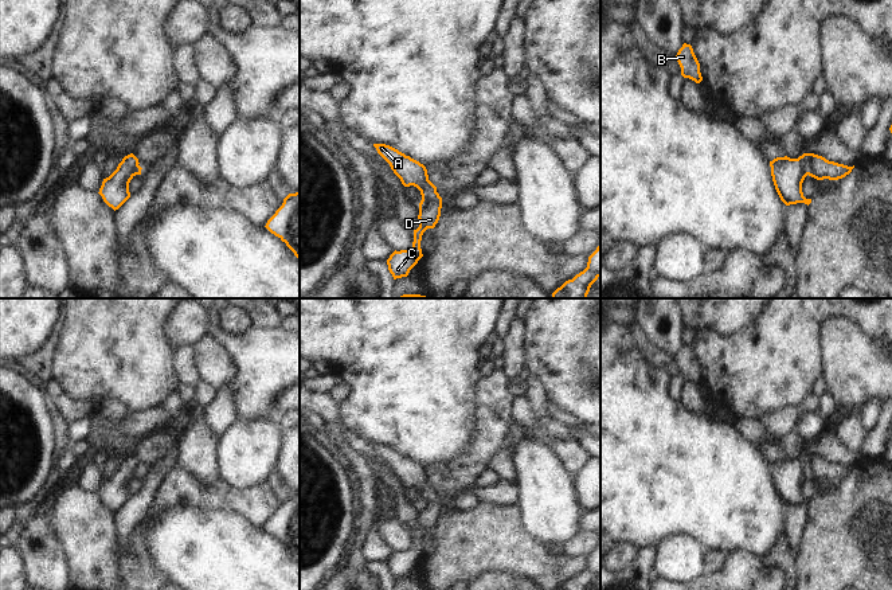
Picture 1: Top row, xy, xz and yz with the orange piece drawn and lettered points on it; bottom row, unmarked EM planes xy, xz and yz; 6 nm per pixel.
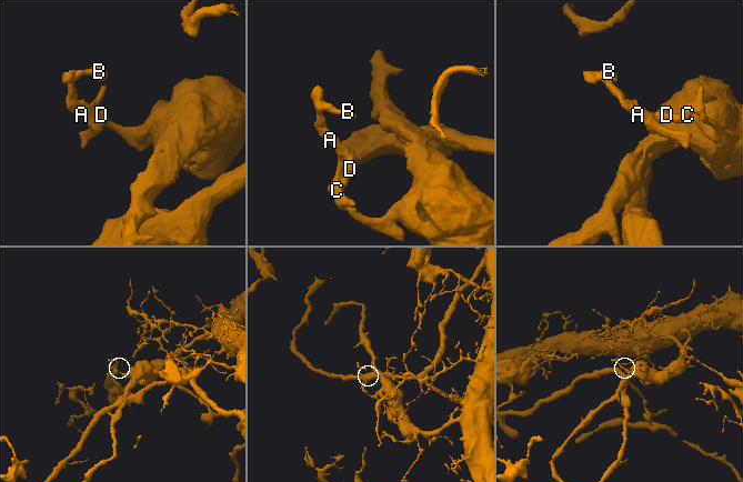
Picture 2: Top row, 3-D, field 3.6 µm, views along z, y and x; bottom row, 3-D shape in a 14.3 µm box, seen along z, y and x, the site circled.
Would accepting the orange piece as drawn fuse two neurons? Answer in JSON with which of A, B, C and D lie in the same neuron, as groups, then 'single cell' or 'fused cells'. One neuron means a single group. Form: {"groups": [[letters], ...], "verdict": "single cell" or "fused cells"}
{"groups": [["A", "B", "C", "D"]], "verdict": "single cell"}

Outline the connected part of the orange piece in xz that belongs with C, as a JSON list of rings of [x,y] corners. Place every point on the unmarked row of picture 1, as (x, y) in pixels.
[[[373,445],[377,454],[390,465],[394,474],[404,488],[414,487],[420,492],[419,528],[414,531],[412,547],[407,551],[394,552],[387,560],[388,571],[394,581],[407,578],[410,571],[423,558],[420,550],[422,536],[427,530],[434,530],[441,517],[442,499],[437,488],[429,481],[427,470],[419,462],[406,457],[386,445]]]

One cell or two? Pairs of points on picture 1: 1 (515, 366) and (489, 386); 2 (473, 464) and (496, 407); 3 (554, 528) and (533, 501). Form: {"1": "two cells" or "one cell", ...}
{"1": "two cells", "2": "one cell", "3": "one cell"}

